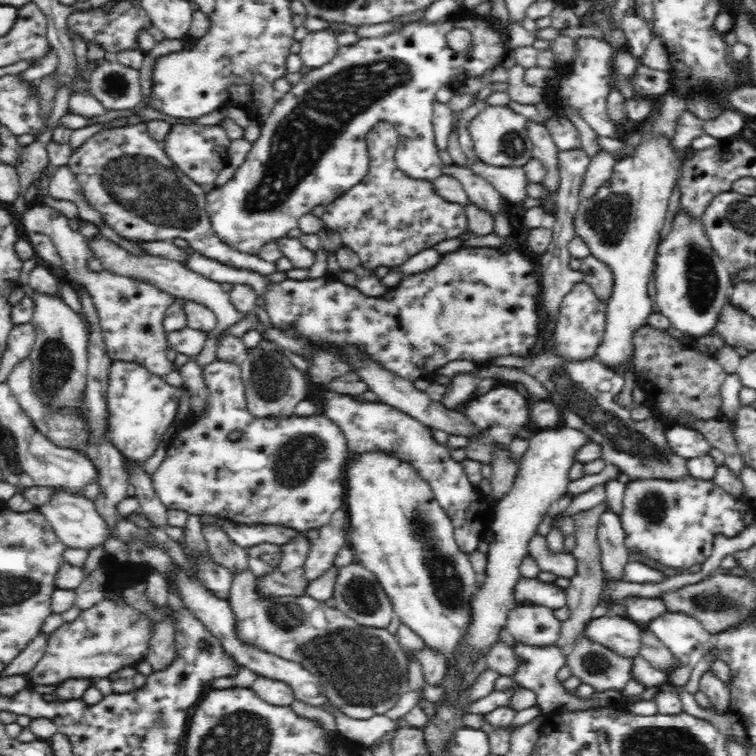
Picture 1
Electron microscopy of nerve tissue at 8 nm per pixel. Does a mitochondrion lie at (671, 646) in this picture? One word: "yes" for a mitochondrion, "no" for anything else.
no

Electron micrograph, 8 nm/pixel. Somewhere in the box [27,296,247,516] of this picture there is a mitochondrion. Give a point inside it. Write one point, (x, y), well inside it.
(55, 364)

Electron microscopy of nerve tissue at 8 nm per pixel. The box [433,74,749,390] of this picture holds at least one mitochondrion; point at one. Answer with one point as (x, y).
(701, 277)

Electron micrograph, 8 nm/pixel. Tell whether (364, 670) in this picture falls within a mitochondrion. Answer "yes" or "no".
yes

